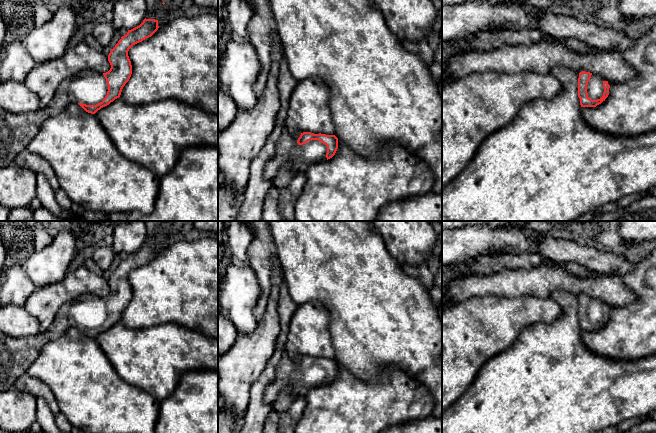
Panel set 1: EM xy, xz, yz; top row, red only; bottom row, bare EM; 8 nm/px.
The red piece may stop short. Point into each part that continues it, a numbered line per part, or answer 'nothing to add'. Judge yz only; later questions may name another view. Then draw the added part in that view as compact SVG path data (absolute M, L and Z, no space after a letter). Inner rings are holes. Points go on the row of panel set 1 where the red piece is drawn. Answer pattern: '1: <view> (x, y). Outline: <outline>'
1: yz (595, 89). Outline: M592 74L587 85L588 97L592 100L600 99L603 96L603 82L607 81L598 74Z

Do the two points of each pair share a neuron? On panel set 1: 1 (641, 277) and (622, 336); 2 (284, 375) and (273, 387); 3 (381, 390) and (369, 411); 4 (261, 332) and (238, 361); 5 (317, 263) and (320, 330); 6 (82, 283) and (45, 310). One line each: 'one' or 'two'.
1: one
2: one
3: one
4: one
5: two
6: one

